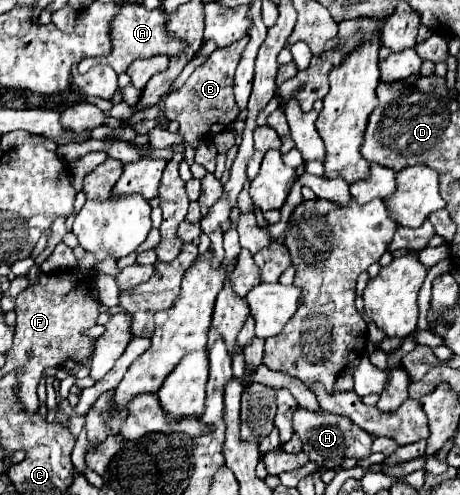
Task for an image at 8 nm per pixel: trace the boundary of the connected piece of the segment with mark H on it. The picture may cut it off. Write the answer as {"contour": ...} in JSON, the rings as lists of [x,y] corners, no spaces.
{"contour":[[[298,409],[298,413],[294,413],[294,431],[300,435],[302,443],[304,443],[304,451],[310,453],[310,461],[318,463],[318,467],[336,467],[338,463],[342,463],[344,457],[354,457],[354,459],[364,459],[368,457],[370,445],[374,441],[374,437],[370,433],[366,433],[364,429],[360,429],[358,425],[354,425],[348,417],[338,417],[332,413],[312,413],[306,409]]]}

